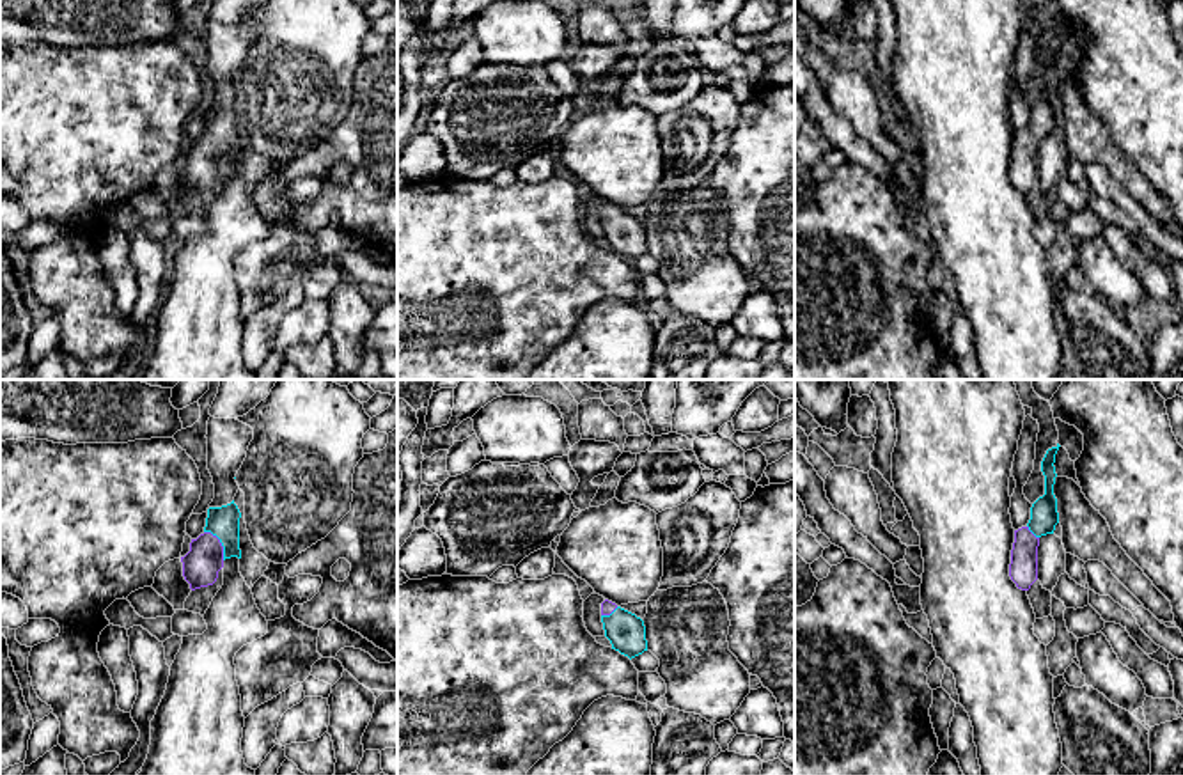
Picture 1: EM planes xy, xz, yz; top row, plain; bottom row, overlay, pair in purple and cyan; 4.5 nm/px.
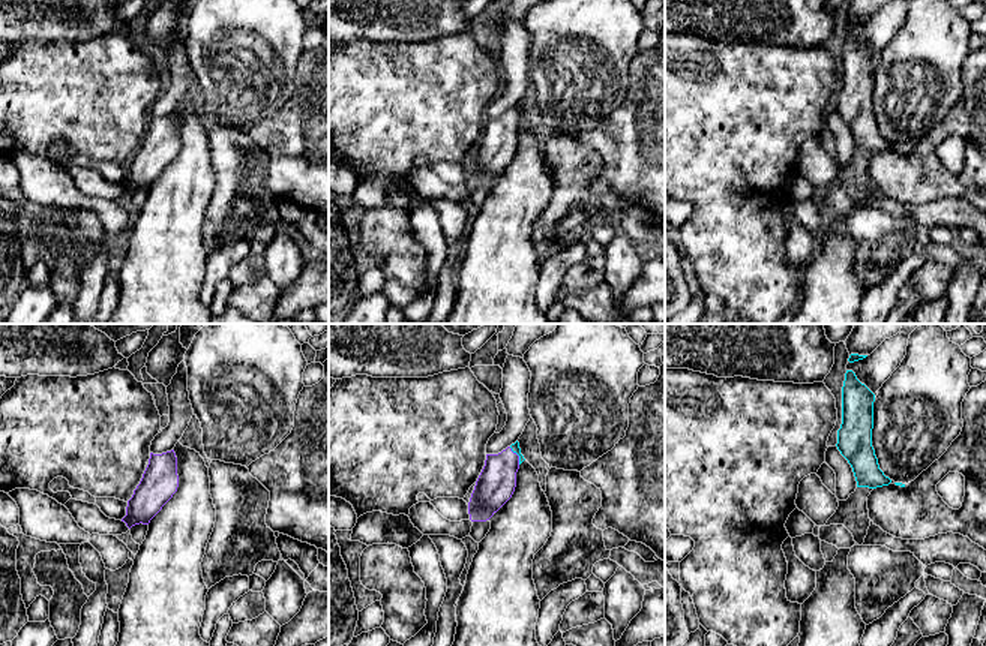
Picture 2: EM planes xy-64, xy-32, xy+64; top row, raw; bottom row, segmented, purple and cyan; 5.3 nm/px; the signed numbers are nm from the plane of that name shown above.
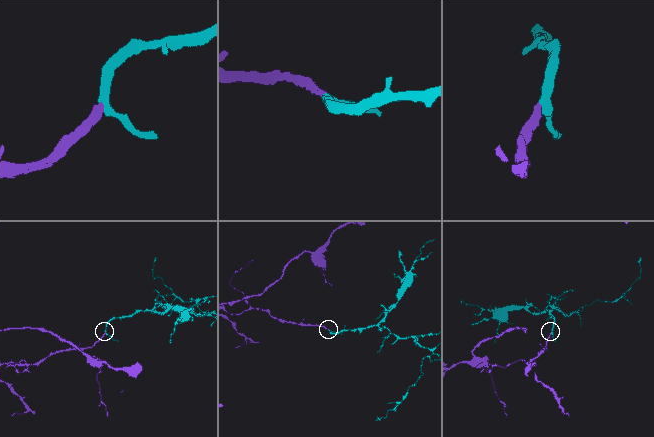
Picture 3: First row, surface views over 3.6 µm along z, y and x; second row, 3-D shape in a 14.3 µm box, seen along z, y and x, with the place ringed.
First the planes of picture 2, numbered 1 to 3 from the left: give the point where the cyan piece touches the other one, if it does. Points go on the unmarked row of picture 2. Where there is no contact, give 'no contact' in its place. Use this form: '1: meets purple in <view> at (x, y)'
1: no contact
2: meets purple in xy-32 at (518, 120)
3: no contact

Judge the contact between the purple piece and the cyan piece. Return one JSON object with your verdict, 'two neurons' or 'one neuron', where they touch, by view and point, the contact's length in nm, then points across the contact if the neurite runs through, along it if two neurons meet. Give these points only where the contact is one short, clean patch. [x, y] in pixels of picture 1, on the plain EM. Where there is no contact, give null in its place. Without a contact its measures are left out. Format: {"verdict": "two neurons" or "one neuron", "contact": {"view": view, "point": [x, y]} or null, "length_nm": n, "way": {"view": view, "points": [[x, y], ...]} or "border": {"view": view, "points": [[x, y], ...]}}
{"verdict": "one neuron", "contact": {"view": "xy", "point": [220, 146]}, "length_nm": 160, "way": {"view": "xy", "points": [[201, 167], [220, 146], [224, 125]]}}

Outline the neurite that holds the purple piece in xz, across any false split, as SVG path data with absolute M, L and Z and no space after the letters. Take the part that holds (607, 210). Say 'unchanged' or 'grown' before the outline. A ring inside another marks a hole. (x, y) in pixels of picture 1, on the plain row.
grown | M605 202L601 206L601 225L612 252L630 262L647 254L646 229L635 216Z

